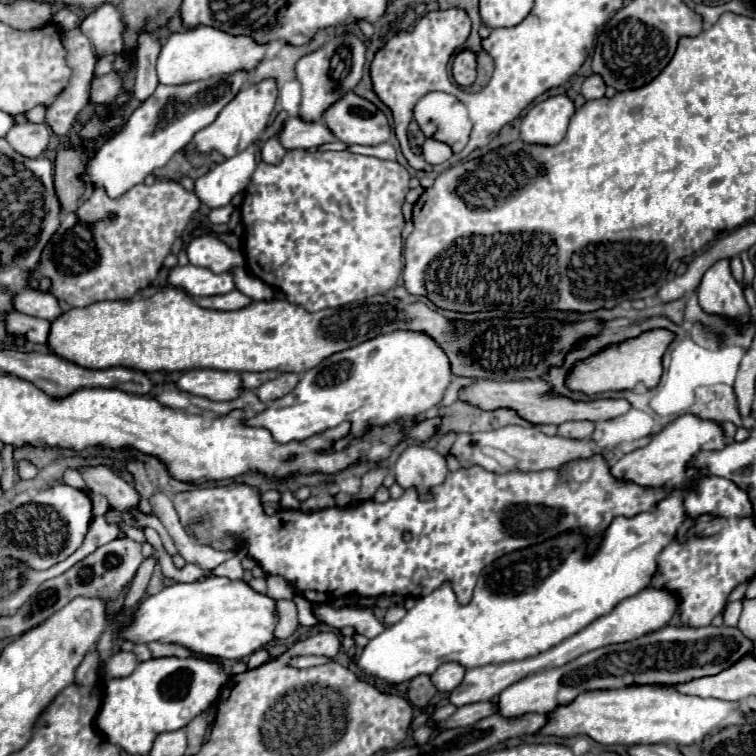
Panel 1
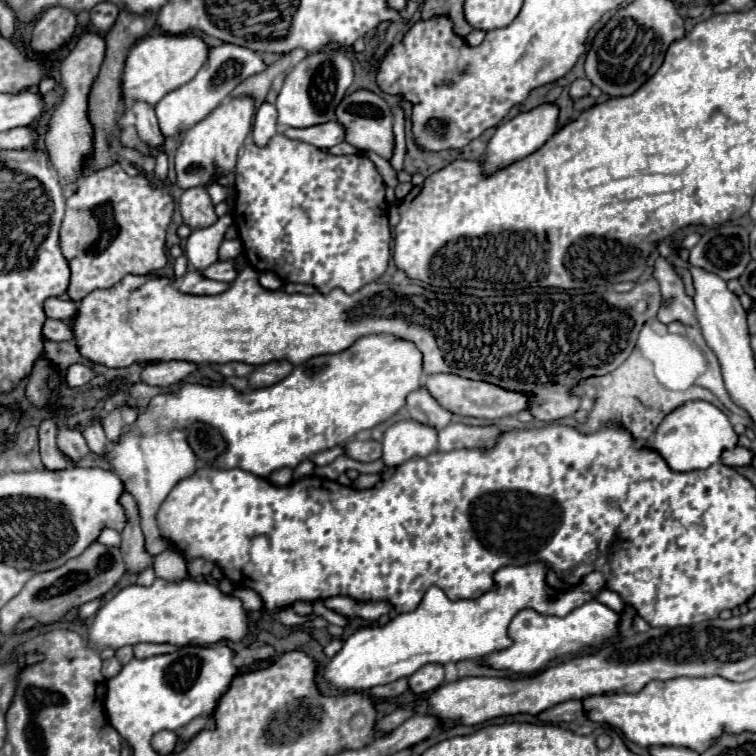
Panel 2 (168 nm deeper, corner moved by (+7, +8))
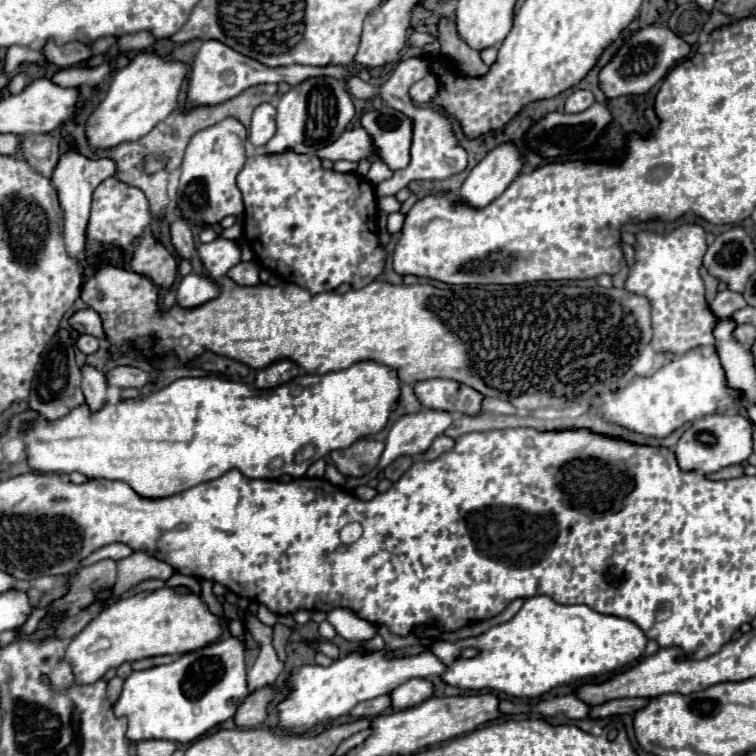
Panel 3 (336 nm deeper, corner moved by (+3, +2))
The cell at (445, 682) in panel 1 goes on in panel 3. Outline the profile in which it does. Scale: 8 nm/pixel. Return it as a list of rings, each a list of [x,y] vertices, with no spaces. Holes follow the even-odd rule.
[[[413,678],[405,684],[401,684],[399,688],[395,688],[391,692],[391,700],[393,700],[393,708],[397,710],[405,710],[405,708],[413,708],[421,702],[425,702],[427,698],[431,698],[435,692],[435,684],[427,678]]]

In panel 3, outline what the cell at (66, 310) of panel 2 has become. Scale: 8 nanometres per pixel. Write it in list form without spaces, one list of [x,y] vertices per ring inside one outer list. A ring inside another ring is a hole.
[[[85,308],[85,310],[77,310],[75,314],[71,314],[69,318],[69,326],[75,328],[79,334],[91,334],[95,338],[105,338],[103,334],[103,326],[101,326],[101,318],[95,310]]]

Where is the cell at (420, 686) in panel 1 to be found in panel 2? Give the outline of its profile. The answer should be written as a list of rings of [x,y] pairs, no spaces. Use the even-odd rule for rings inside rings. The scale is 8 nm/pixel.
[[[401,678],[401,680],[395,680],[393,684],[385,684],[385,686],[377,686],[377,688],[371,688],[367,694],[371,698],[397,698],[401,696],[403,692],[407,692],[409,686],[407,686],[407,680]]]

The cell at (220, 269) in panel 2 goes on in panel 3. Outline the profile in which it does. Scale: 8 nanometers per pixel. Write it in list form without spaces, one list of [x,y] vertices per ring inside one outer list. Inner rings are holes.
[[[239,262],[227,272],[227,276],[239,286],[259,284],[259,268],[257,268],[255,262]]]

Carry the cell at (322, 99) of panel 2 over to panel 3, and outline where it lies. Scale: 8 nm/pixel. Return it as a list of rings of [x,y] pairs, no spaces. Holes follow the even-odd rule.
[[[333,76],[307,78],[305,82],[293,86],[287,94],[279,98],[277,132],[267,142],[263,152],[281,152],[285,148],[293,148],[297,152],[315,154],[315,150],[319,150],[321,146],[327,146],[329,142],[335,142],[345,132],[353,114],[355,114],[355,108],[345,82]]]

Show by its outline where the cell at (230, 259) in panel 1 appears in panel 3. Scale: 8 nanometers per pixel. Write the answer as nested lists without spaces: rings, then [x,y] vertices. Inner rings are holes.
[[[215,238],[209,244],[201,244],[197,252],[207,276],[211,276],[213,280],[223,276],[231,266],[235,266],[241,260],[239,246],[225,238]]]

